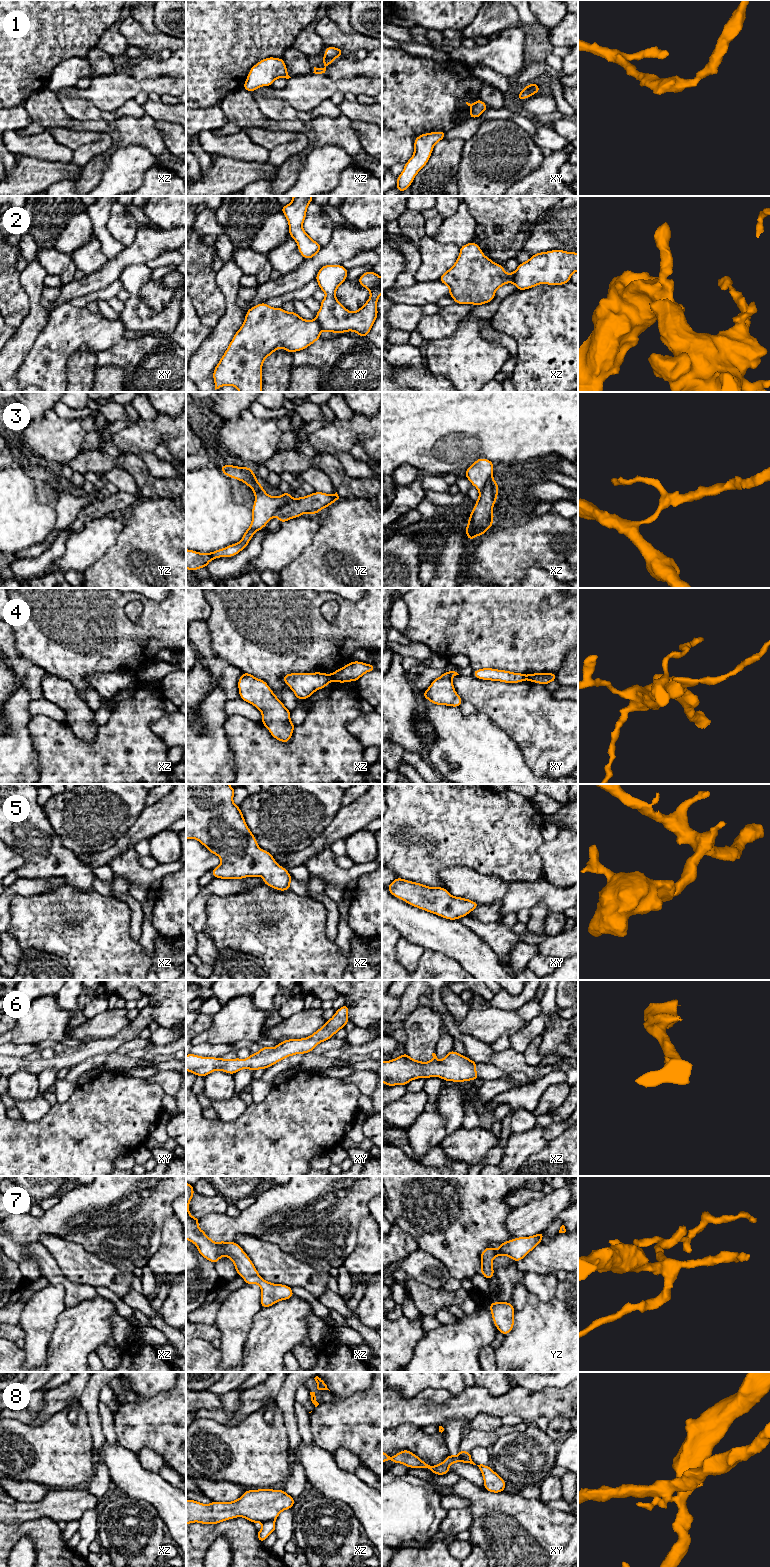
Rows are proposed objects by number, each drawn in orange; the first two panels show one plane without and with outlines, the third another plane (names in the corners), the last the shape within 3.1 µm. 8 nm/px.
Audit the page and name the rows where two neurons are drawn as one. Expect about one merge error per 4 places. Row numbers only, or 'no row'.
2, 3, 4, 8

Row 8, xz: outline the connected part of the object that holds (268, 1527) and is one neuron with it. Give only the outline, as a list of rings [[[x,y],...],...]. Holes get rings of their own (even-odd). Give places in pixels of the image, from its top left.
[[[267,1521],[262,1523],[261,1530],[257,1532],[258,1540],[263,1543],[271,1533],[274,1533],[275,1528],[276,1524],[274,1521]]]

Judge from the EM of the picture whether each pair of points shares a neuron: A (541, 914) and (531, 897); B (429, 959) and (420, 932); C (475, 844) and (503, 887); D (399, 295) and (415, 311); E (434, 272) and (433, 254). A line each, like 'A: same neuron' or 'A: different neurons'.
A: different neurons
B: different neurons
C: different neurons
D: different neurons
E: same neuron

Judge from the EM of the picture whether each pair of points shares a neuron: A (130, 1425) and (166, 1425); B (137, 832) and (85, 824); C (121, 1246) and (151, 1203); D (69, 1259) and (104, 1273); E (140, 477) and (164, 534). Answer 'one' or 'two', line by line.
A: one
B: two
C: one
D: one
E: two

